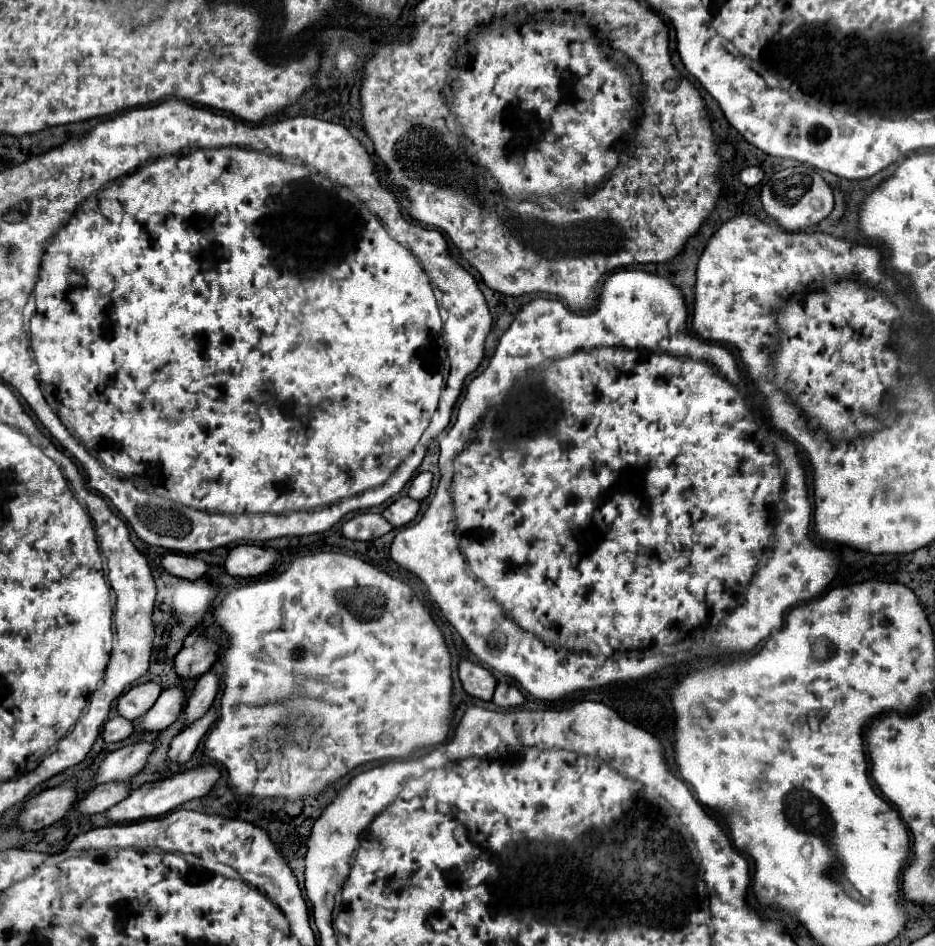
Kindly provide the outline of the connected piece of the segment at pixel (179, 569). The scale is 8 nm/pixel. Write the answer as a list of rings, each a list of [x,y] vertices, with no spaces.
[[[167,554],[167,556],[163,556],[163,560],[161,560],[161,566],[169,572],[169,574],[173,574],[173,576],[179,576],[179,578],[185,578],[185,580],[199,580],[207,570],[209,570],[209,566],[203,562],[203,560],[199,560],[199,558],[193,558],[193,556],[185,556],[185,554]]]

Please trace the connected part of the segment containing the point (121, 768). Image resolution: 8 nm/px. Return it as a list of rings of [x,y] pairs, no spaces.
[[[139,742],[139,744],[123,746],[123,748],[107,754],[107,758],[103,760],[103,764],[97,770],[95,782],[97,784],[111,782],[111,780],[123,782],[123,780],[133,778],[147,764],[147,758],[151,752],[153,752],[153,744]]]

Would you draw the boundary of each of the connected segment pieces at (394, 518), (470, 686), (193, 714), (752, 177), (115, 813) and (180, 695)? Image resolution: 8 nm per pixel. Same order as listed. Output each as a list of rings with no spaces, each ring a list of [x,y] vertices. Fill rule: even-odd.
[[[405,496],[405,498],[399,498],[393,504],[389,504],[385,508],[383,516],[393,524],[393,528],[401,528],[401,526],[409,524],[411,520],[415,520],[417,512],[419,512],[419,502]]]
[[[471,660],[459,662],[459,680],[465,692],[479,700],[491,700],[493,688],[497,686],[497,680],[493,678],[493,674],[485,666]]]
[[[209,670],[199,678],[195,690],[191,692],[191,696],[189,696],[187,704],[185,704],[187,724],[201,718],[211,708],[217,692],[219,692],[219,676],[213,670]]]
[[[743,168],[741,174],[739,174],[739,180],[745,184],[745,186],[755,186],[763,180],[763,170],[761,168]]]
[[[205,764],[205,766],[197,766],[197,768],[189,768],[183,772],[173,774],[171,778],[159,780],[159,782],[149,782],[143,784],[141,788],[133,790],[131,796],[127,796],[127,800],[121,800],[119,804],[115,804],[113,808],[109,808],[105,812],[105,816],[113,822],[137,822],[143,818],[153,818],[153,816],[165,816],[171,810],[179,808],[183,802],[193,800],[193,798],[201,798],[205,794],[211,792],[211,788],[217,784],[217,780],[221,778],[221,770],[215,764]],[[151,812],[161,812],[161,814],[151,814]]]
[[[177,684],[177,686],[171,686],[167,690],[163,690],[159,700],[155,702],[155,706],[145,714],[141,726],[149,732],[165,730],[167,726],[171,726],[177,720],[179,712],[183,710],[183,704],[185,704],[183,686]]]

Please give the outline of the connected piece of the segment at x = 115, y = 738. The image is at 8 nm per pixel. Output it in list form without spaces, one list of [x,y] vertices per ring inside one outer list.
[[[115,716],[113,720],[105,722],[103,740],[105,742],[119,742],[119,740],[125,740],[127,736],[131,736],[131,732],[133,732],[133,722],[123,716]]]

